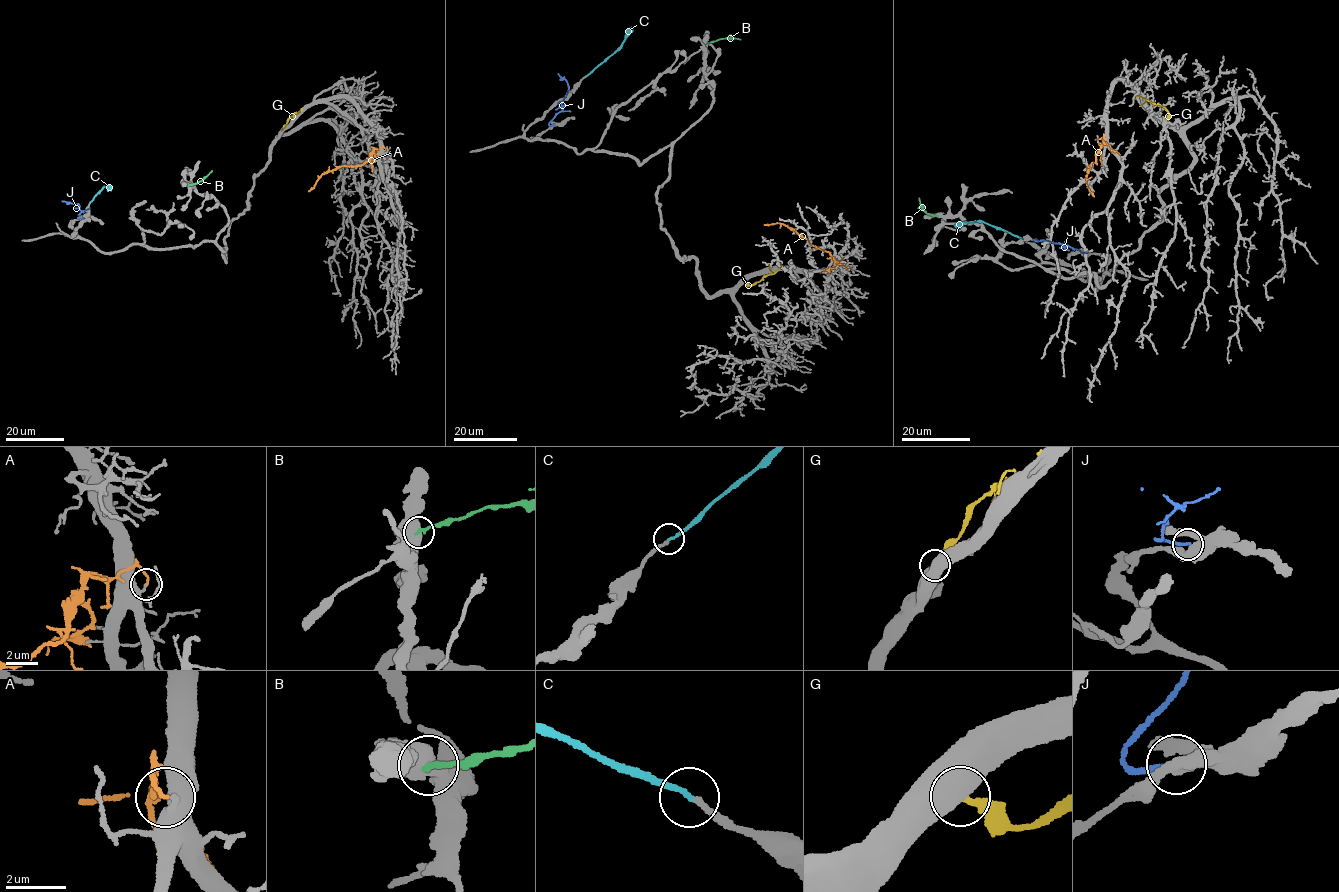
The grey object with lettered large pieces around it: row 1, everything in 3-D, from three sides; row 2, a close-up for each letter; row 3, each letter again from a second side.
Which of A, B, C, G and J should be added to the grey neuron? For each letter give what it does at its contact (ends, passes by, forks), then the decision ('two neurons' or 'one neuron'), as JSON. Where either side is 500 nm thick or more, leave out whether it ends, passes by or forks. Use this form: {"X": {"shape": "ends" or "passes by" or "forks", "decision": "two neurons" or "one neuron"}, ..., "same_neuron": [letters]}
{"A": {"shape": "ends", "decision": "two neurons"}, "B": {"decision": "two neurons"}, "C": {"shape": "ends", "decision": "one neuron"}, "G": {"decision": "two neurons"}, "J": {"shape": "ends", "decision": "two neurons"}, "same_neuron": ["C"]}

